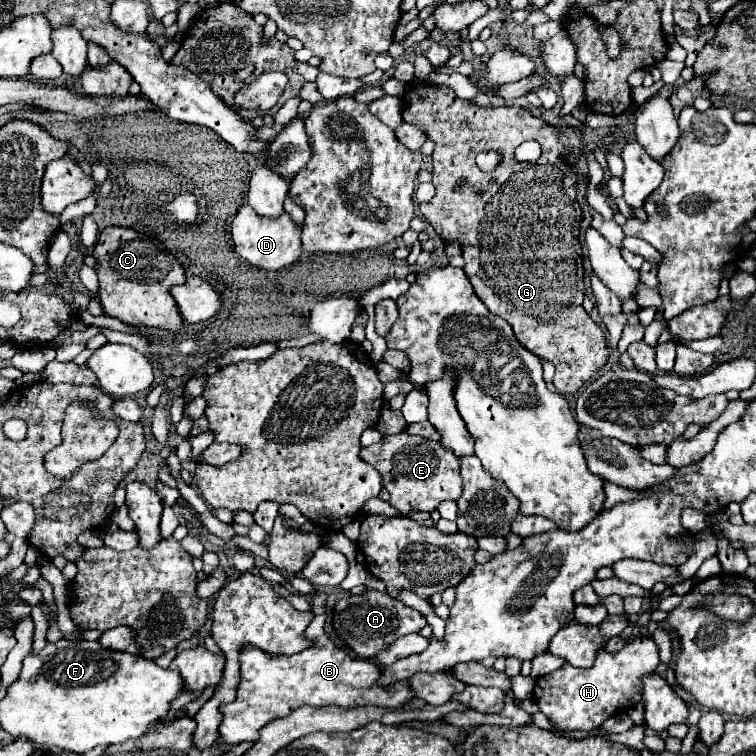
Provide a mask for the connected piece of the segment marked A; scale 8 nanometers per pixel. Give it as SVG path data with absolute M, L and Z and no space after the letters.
M367 590L359 596L345 596L337 600L333 608L333 628L337 636L359 658L375 658L377 652L387 650L387 646L391 646L397 638L407 636L411 632L419 632L425 624L427 620L419 610L407 608L389 594L381 594L375 590Z

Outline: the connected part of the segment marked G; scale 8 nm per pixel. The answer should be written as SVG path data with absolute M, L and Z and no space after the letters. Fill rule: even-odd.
M407 84L407 92L403 96L403 120L415 124L423 130L433 142L433 186L437 194L433 200L419 204L421 214L429 220L435 232L445 242L459 242L463 248L465 258L465 274L473 284L475 294L485 302L485 306L505 318L515 338L521 346L533 352L539 358L553 362L555 376L553 386L565 392L579 392L585 382L589 382L595 372L607 362L607 342L603 330L585 314L581 302L585 296L585 268L583 268L583 254L581 254L581 220L583 210L577 202L577 186L579 186L579 172L567 160L567 156L583 154L585 152L585 136L579 128L567 126L551 126L541 118L535 118L527 108L517 106L493 106L493 108L479 108L473 106L469 100L458 97L451 88L445 86L431 86L431 84ZM537 140L543 148L543 154L537 162L525 164L513 160L513 150L525 142ZM497 150L501 160L493 172L483 172L475 164L477 152ZM529 228L529 250L523 250L523 238L527 238ZM533 230L541 230L543 236L533 236Z

